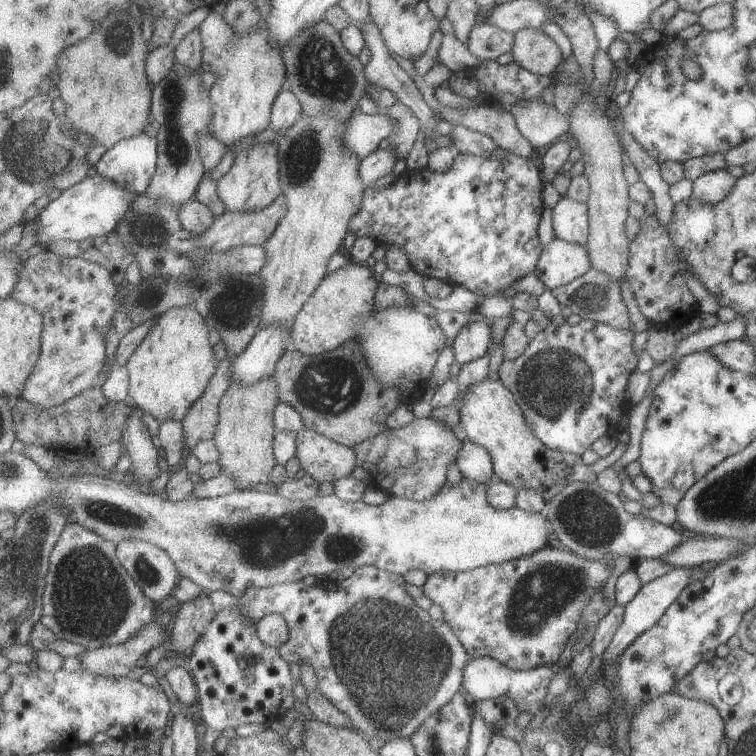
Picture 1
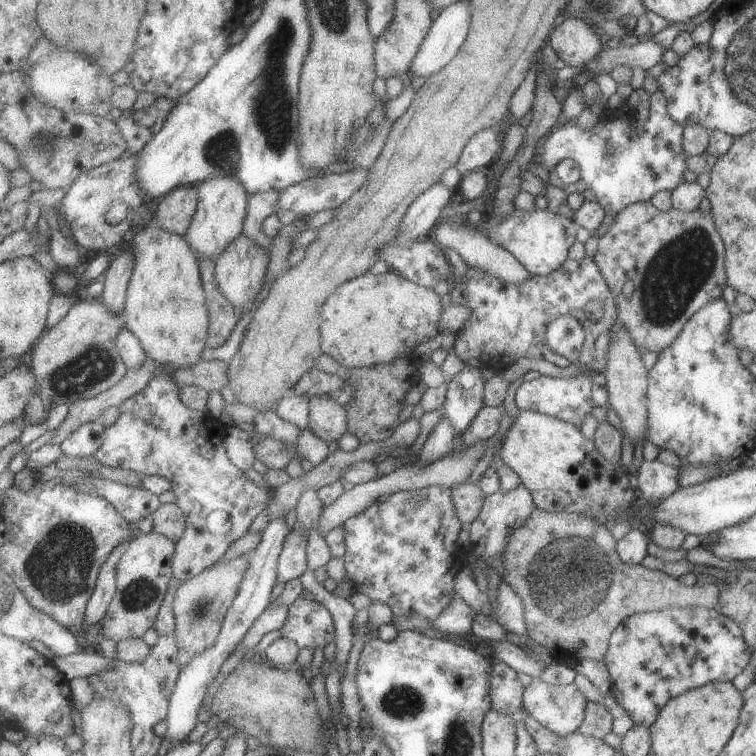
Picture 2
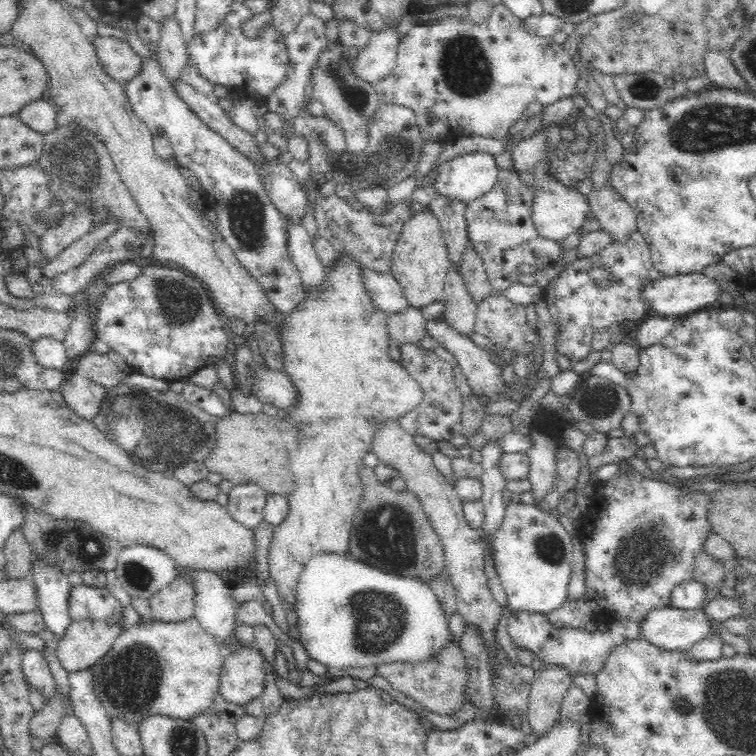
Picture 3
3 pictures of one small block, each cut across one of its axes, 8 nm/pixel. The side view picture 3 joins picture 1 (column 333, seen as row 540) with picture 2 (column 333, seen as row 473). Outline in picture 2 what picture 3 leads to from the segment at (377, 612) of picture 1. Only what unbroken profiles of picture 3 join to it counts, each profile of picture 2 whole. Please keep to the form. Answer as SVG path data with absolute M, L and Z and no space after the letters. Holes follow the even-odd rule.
M297 598L290 606L289 620L285 626L280 630L282 636L294 640L299 644L301 649L319 647L321 650L330 642L335 642L335 622L331 612L318 601L311 600L311 598Z

